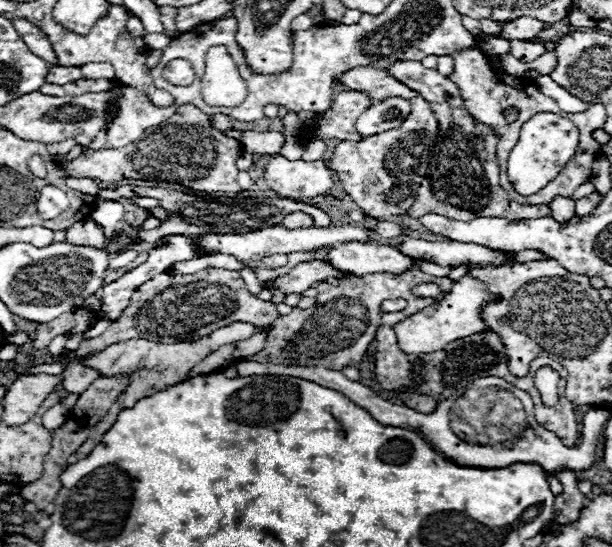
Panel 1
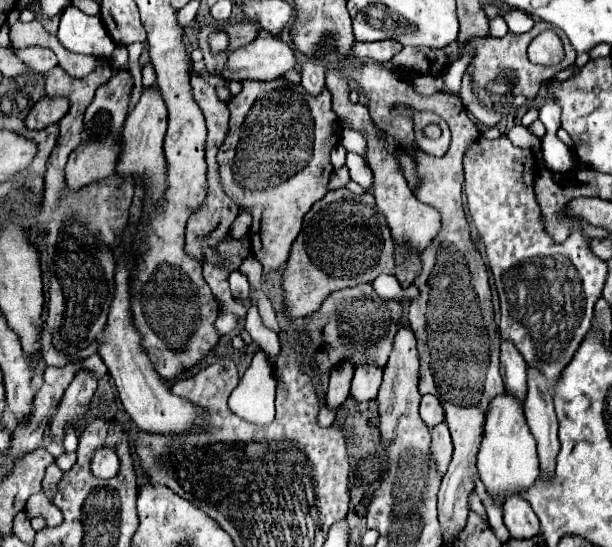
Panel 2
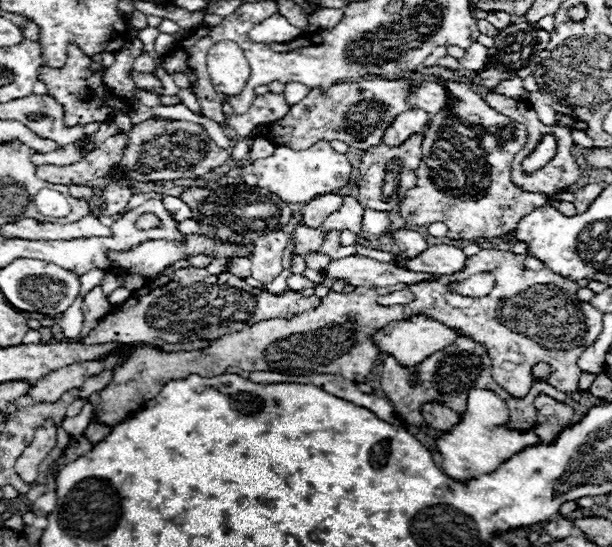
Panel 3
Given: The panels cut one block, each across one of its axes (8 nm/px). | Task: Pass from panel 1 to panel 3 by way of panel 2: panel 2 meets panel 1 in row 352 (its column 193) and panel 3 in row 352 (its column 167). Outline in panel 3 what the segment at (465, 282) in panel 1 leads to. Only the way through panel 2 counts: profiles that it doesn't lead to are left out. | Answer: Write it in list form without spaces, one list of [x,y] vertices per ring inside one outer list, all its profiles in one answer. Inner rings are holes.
[[[414,316],[410,320],[400,320],[400,322],[390,322],[386,324],[386,328],[380,328],[378,332],[374,332],[374,344],[378,346],[380,352],[392,354],[400,364],[404,366],[416,366],[420,364],[420,360],[426,360],[432,352],[452,344],[460,334],[452,328],[446,328],[444,324],[432,320],[432,318],[424,318],[424,316]]]

